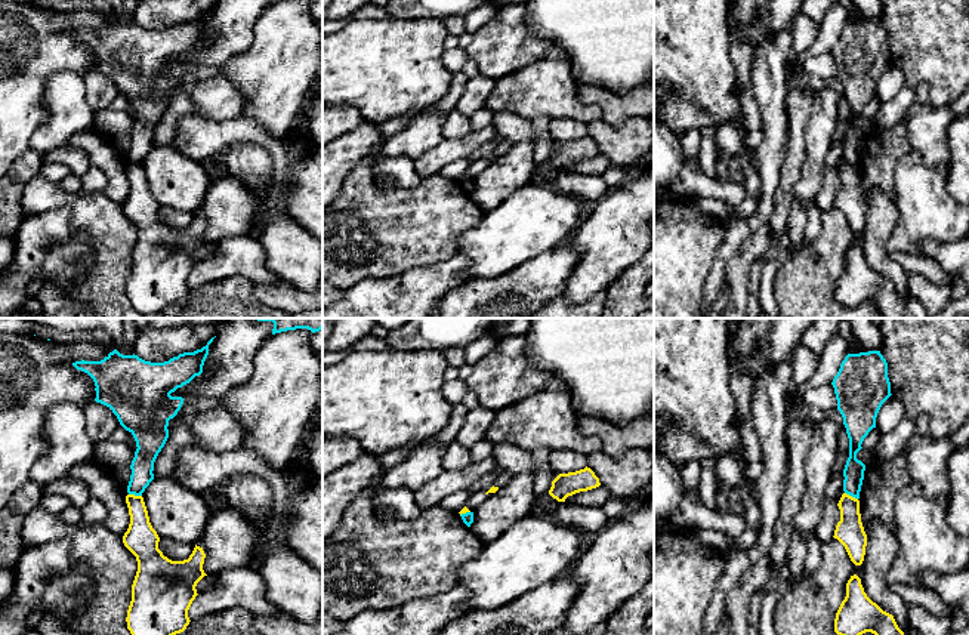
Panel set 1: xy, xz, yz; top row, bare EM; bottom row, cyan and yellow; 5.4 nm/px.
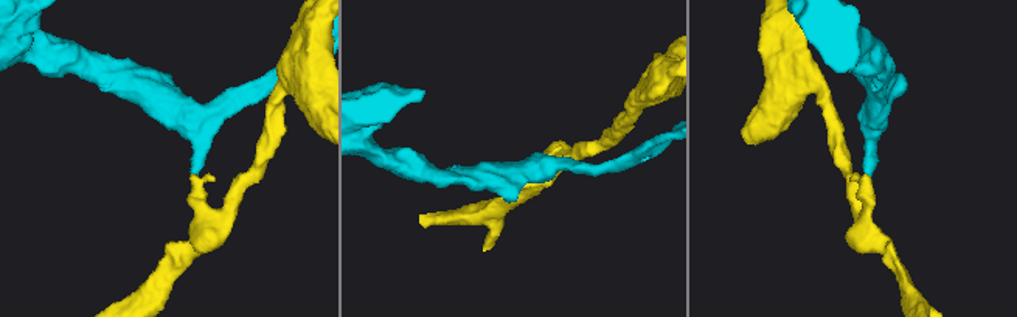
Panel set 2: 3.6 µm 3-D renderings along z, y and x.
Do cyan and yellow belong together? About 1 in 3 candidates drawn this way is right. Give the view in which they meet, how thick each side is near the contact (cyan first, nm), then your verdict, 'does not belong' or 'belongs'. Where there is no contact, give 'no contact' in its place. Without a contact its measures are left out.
meets cyan in xy; 130 nm thick on the cyan side, 180 nm on the other; does not belong

